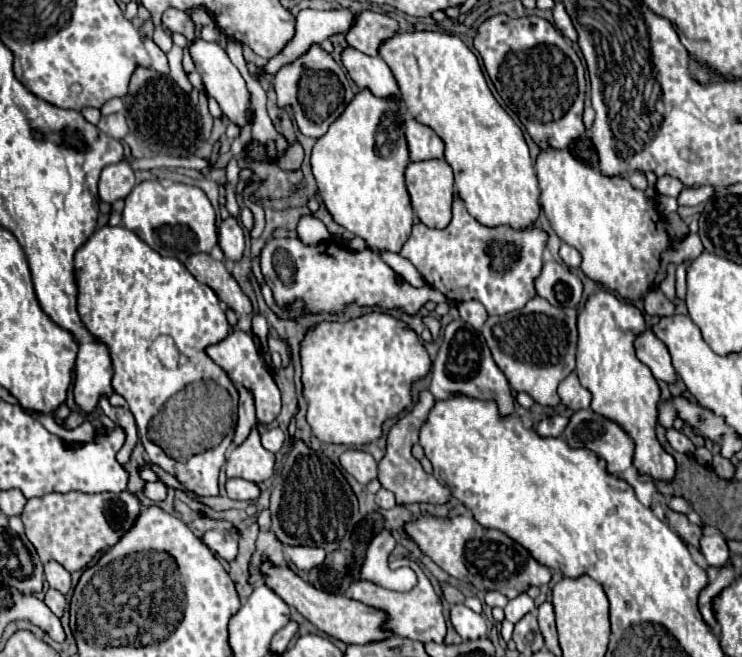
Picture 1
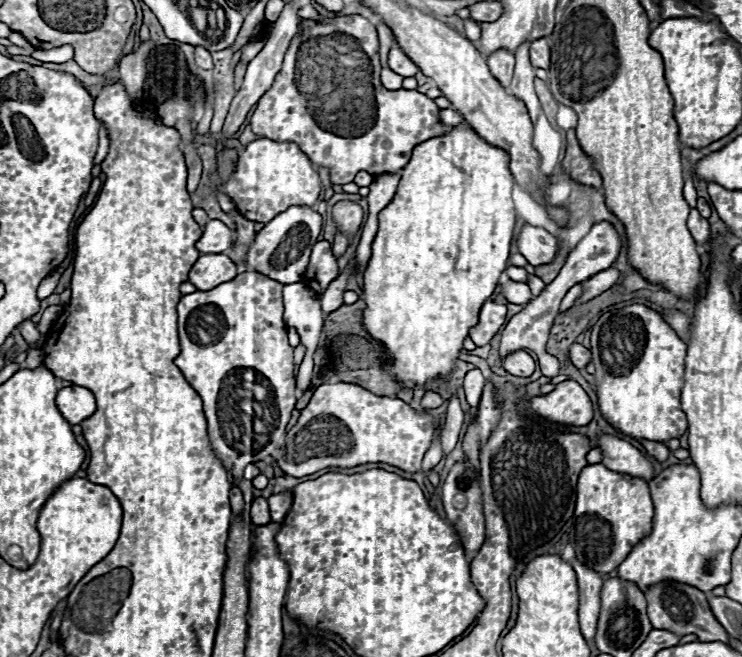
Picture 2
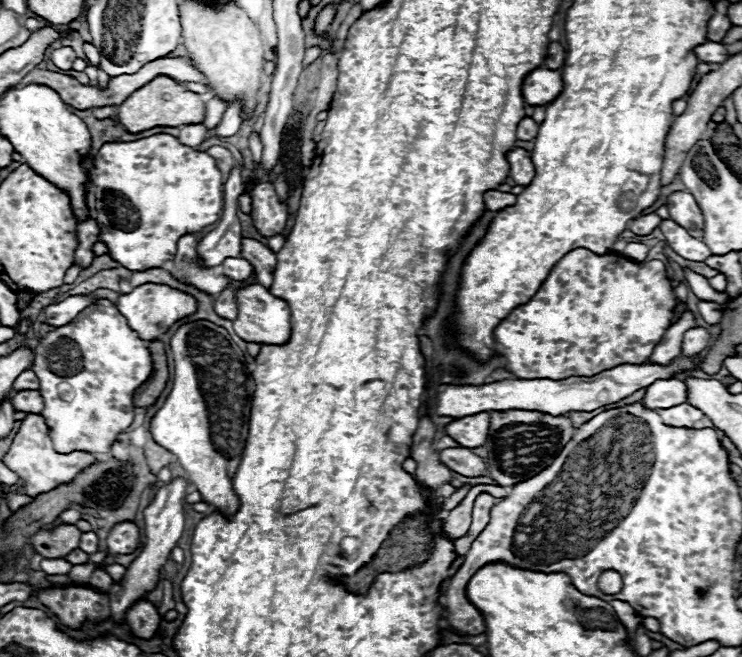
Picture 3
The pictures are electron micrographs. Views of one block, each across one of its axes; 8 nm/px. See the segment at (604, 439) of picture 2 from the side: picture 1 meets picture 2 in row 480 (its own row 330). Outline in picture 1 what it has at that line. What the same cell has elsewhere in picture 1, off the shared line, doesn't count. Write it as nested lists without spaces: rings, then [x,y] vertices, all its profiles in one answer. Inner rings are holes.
[[[646,330],[642,336],[636,338],[634,342],[636,346],[636,356],[640,362],[644,362],[656,380],[662,380],[666,384],[674,384],[676,382],[676,370],[670,362],[670,354],[666,350],[666,346],[650,332]]]

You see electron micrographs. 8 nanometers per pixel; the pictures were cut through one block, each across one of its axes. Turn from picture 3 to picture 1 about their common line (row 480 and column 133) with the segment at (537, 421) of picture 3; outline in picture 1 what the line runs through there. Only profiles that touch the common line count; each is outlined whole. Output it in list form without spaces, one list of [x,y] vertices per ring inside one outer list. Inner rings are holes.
[[[66,492],[30,498],[24,506],[22,522],[26,526],[26,538],[32,542],[42,562],[56,560],[68,572],[76,572],[96,562],[106,546],[114,546],[122,538],[122,534],[132,528],[138,512],[140,498],[128,492]]]

